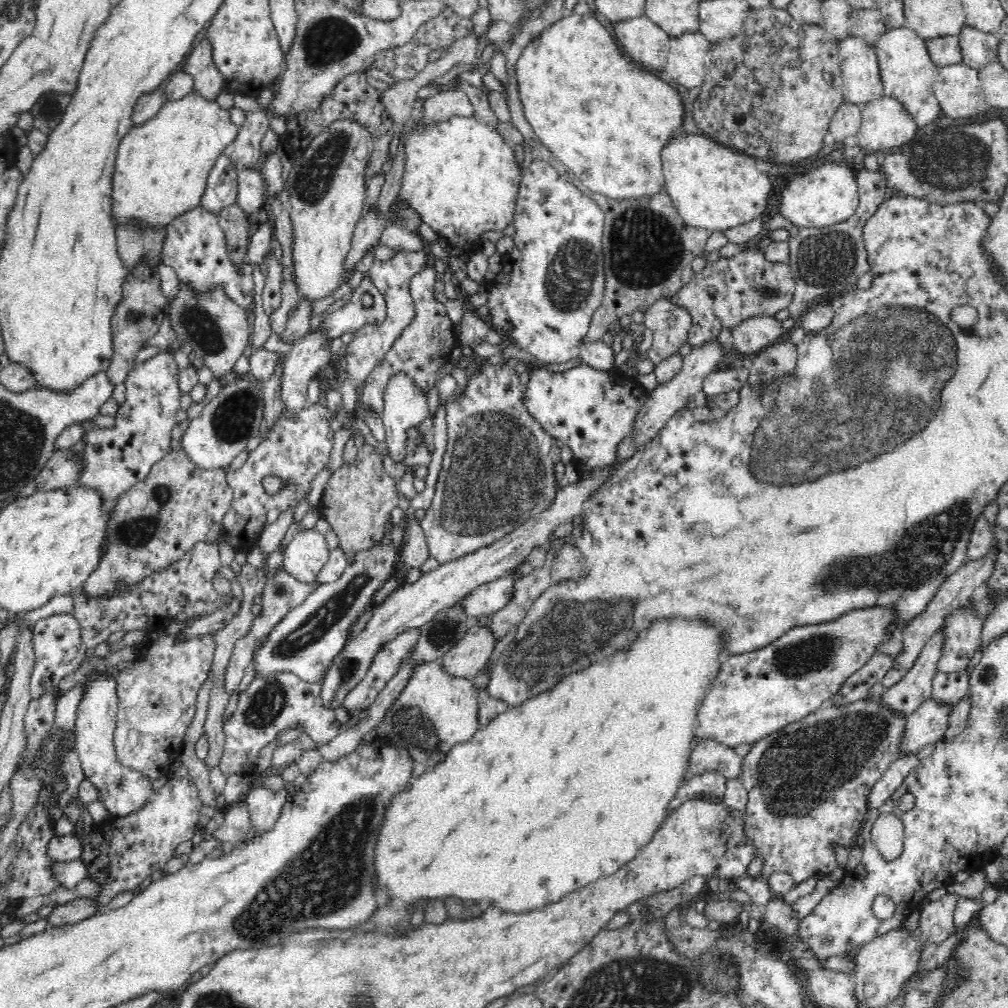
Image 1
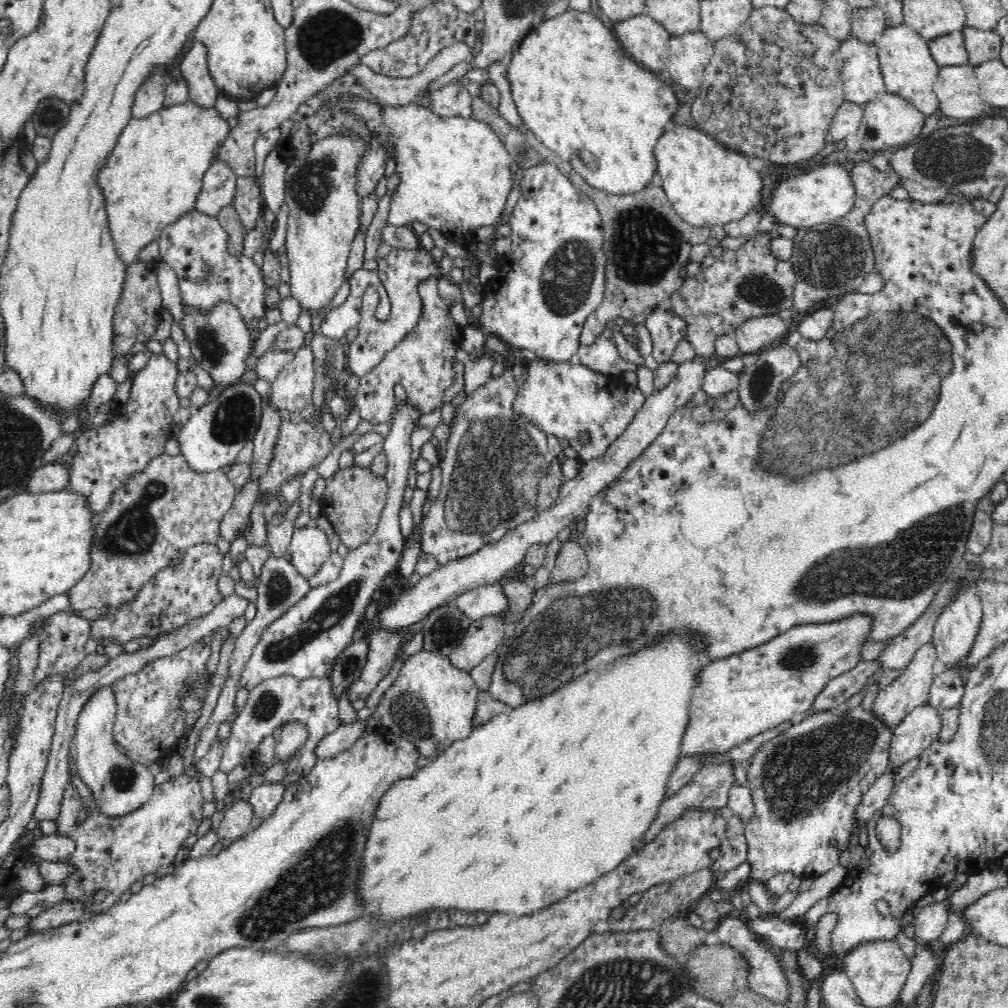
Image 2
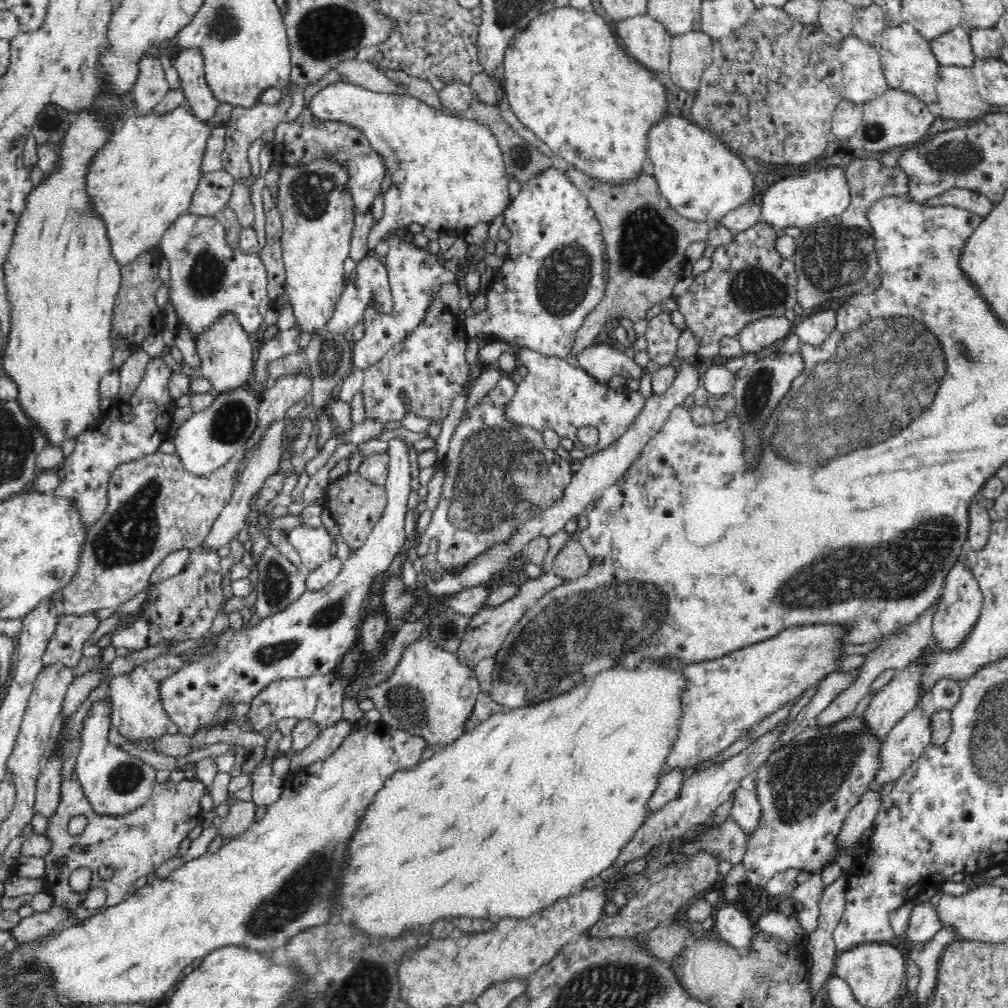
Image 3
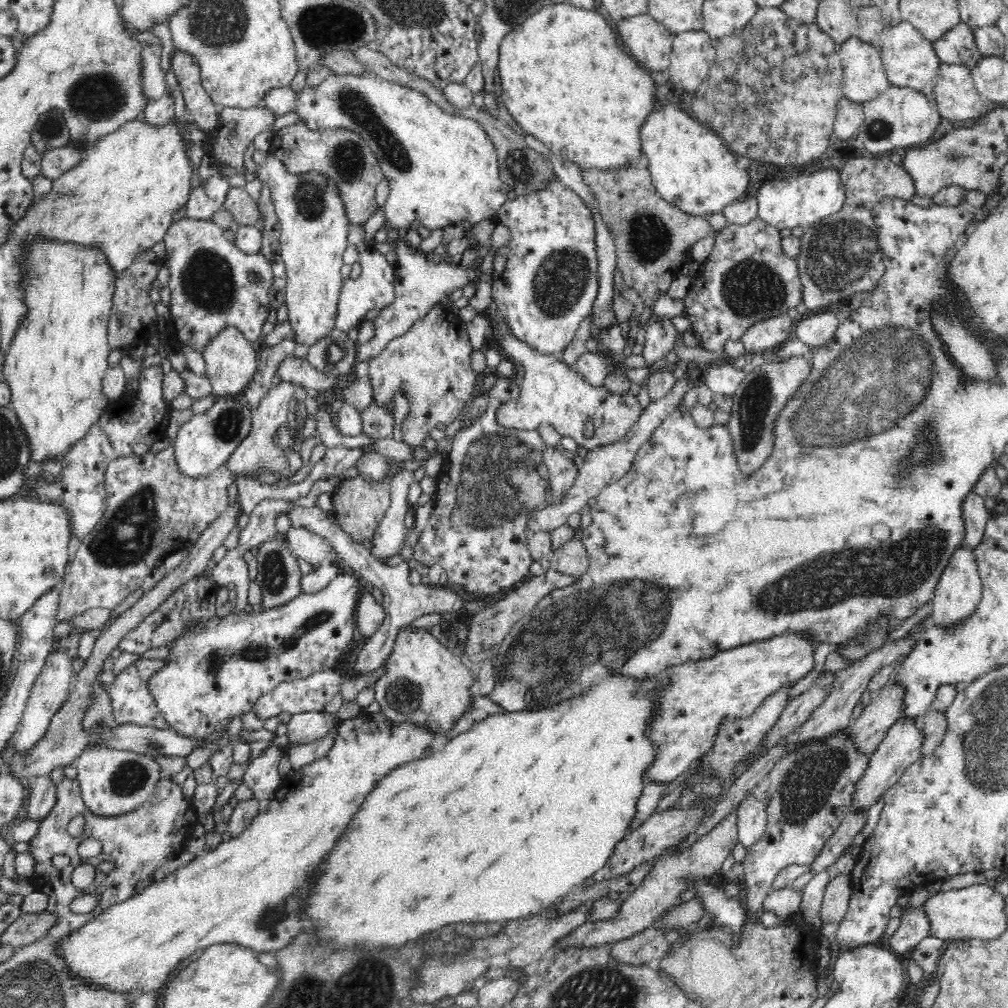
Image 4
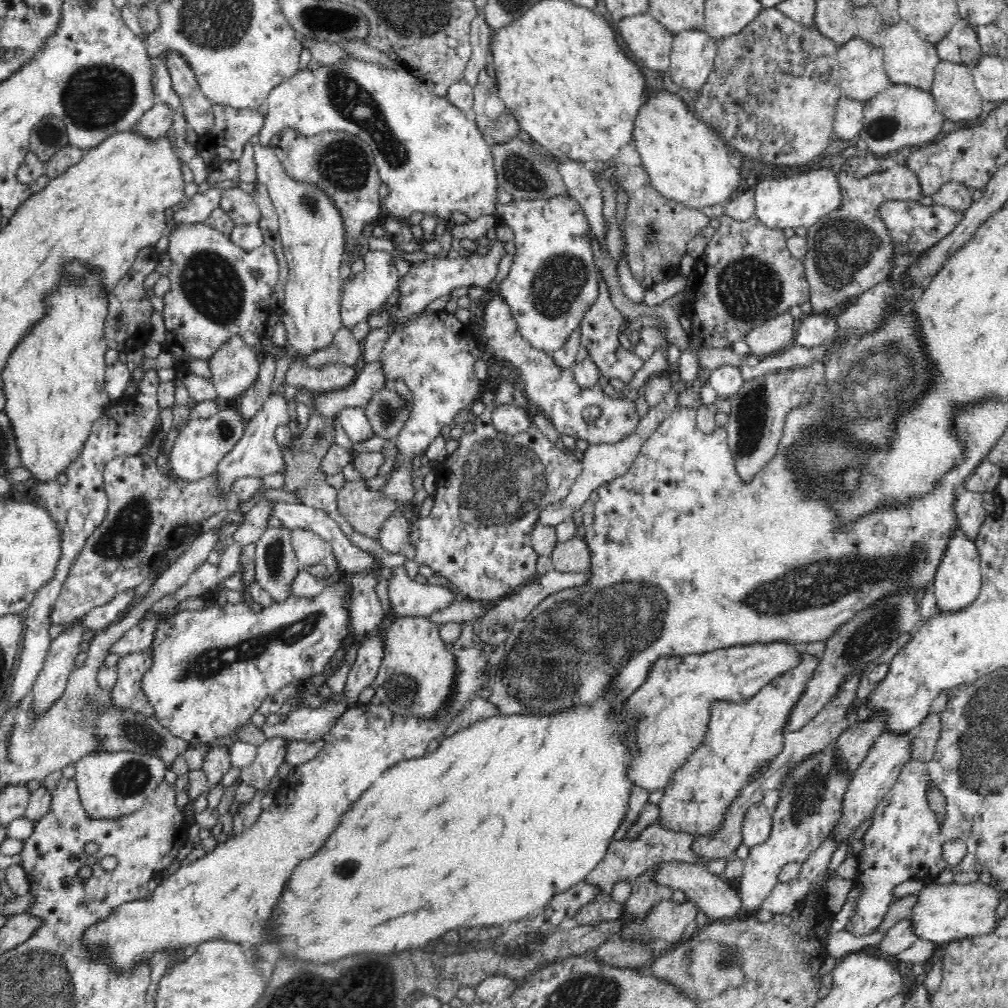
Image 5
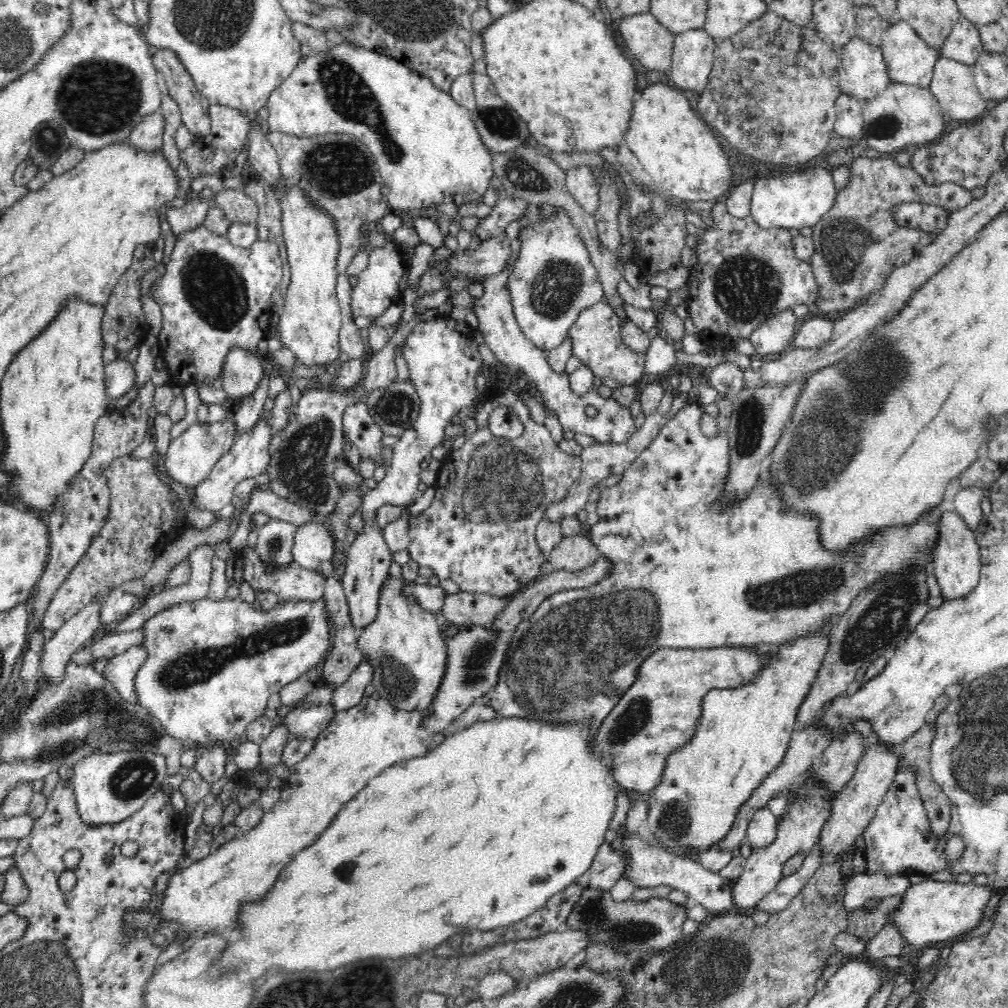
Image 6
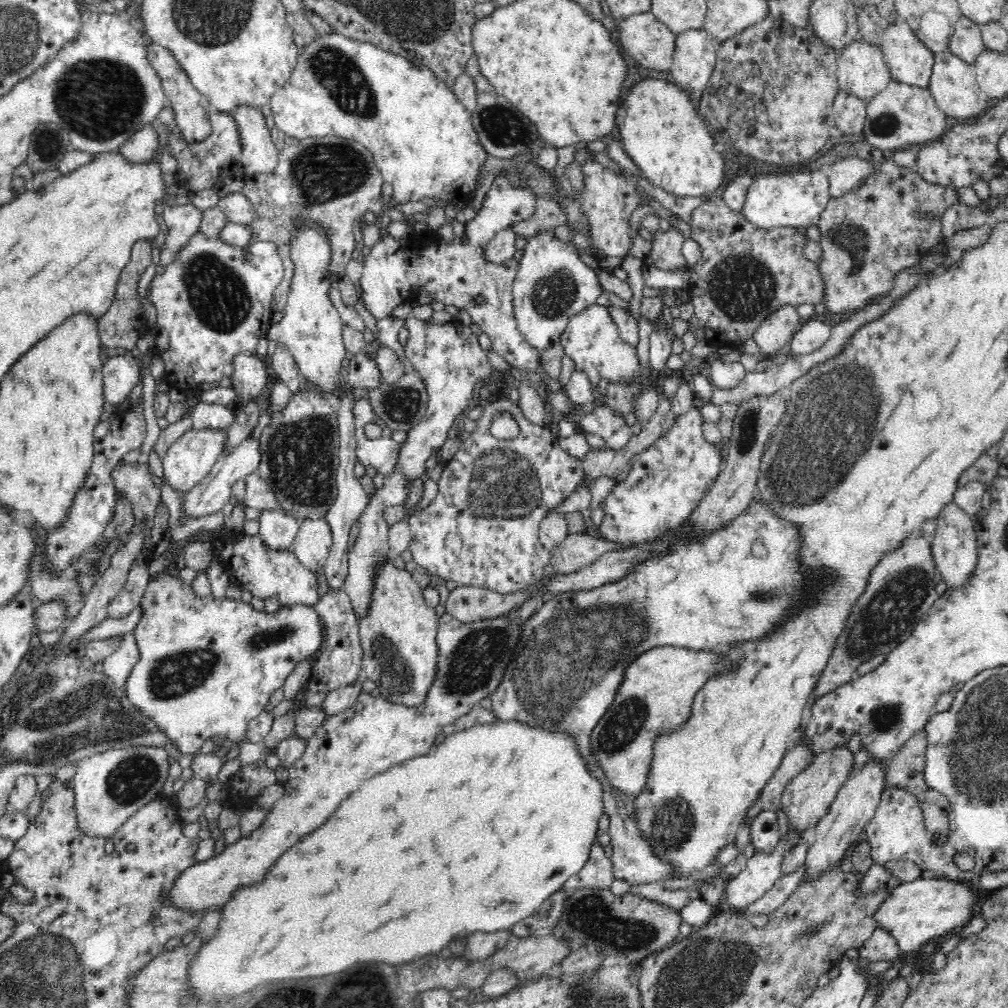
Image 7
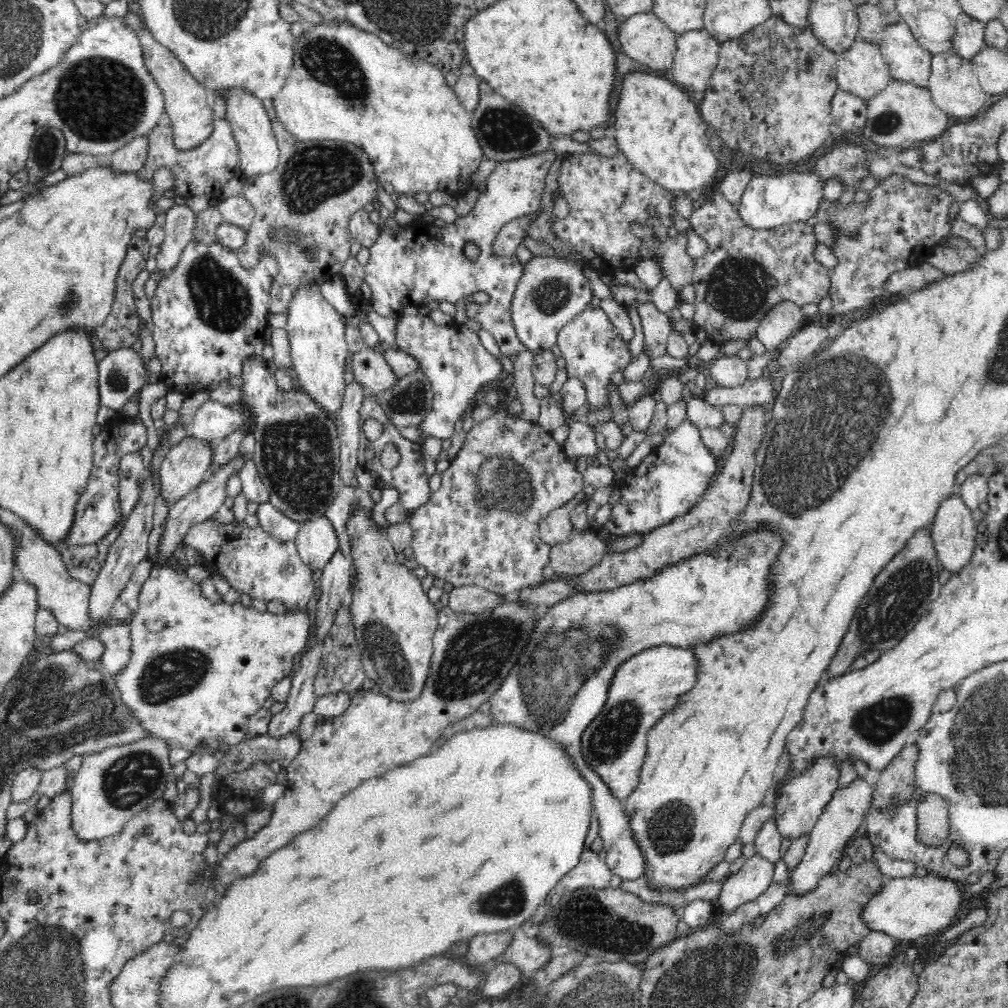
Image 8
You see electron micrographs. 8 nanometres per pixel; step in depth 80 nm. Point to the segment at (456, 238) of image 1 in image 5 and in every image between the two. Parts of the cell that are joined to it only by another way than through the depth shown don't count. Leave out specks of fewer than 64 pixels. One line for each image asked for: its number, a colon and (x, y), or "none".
2: (454, 172)
3: (447, 172)
4: (442, 169)
5: (431, 155)

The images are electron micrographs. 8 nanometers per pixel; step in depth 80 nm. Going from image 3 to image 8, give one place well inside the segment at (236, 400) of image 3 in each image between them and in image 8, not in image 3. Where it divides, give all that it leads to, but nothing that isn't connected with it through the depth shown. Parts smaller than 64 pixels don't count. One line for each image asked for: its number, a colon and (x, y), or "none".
4: (203, 443)
5: (203, 442)
6: (191, 455)
7: (189, 459)
8: (186, 466)

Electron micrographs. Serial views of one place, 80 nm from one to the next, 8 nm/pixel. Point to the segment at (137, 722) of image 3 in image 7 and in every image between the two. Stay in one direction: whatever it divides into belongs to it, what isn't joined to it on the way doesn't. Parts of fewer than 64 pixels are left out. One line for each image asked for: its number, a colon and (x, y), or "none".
4: (129, 696)
5: (127, 692)
6: (120, 670)
7: (116, 666)

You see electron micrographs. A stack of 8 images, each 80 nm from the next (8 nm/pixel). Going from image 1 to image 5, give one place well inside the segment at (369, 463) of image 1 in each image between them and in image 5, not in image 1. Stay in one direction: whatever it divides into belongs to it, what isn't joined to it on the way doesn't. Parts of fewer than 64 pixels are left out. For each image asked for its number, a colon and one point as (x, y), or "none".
2: (353, 500)
3: (356, 504)
4: (359, 504)
5: (366, 511)

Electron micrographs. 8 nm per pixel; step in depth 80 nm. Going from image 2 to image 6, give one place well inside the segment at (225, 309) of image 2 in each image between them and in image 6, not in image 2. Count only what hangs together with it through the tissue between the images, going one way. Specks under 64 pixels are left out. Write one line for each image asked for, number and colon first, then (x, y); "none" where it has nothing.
3: (226, 352)
4: (231, 361)
5: (234, 369)
6: (243, 372)

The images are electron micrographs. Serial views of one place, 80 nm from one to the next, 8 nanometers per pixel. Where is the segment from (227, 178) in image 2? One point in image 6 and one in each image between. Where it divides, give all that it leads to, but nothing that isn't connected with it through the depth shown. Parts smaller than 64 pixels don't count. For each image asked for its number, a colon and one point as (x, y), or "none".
3: (212, 194)
4: (204, 201)
5: (198, 208)
6: (191, 215)

